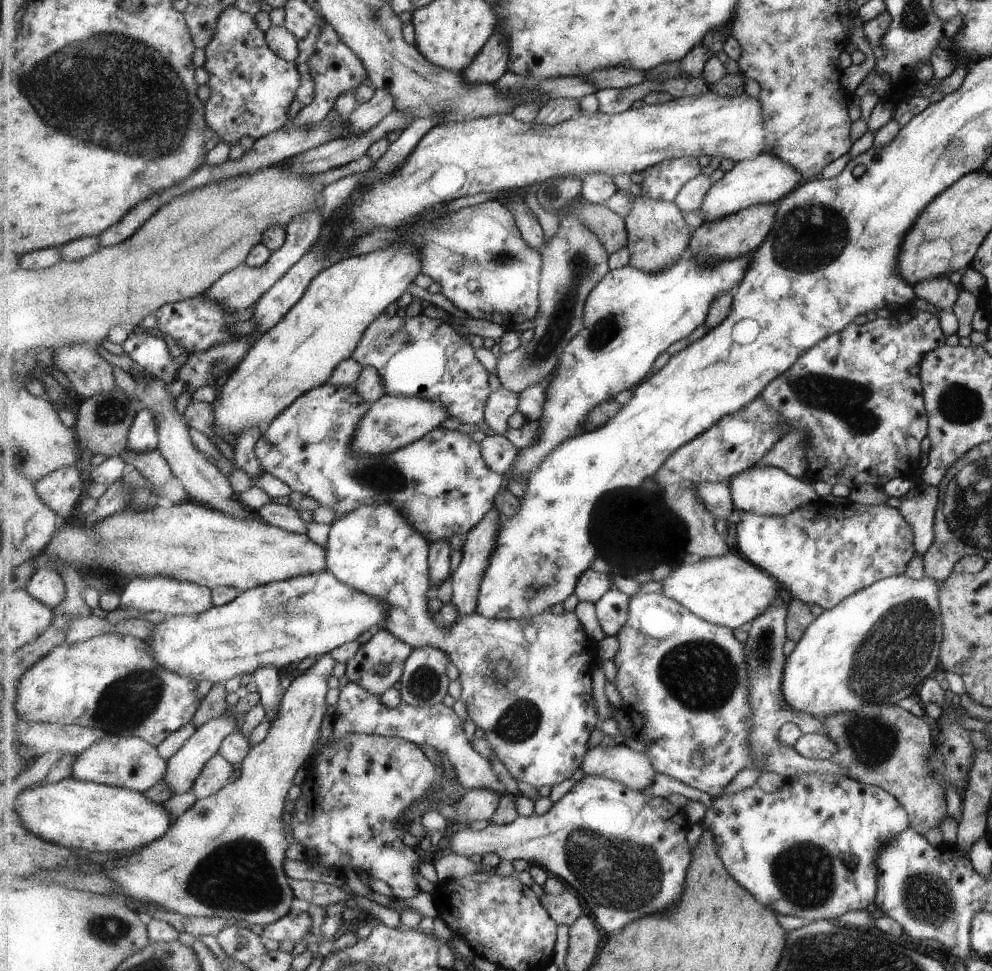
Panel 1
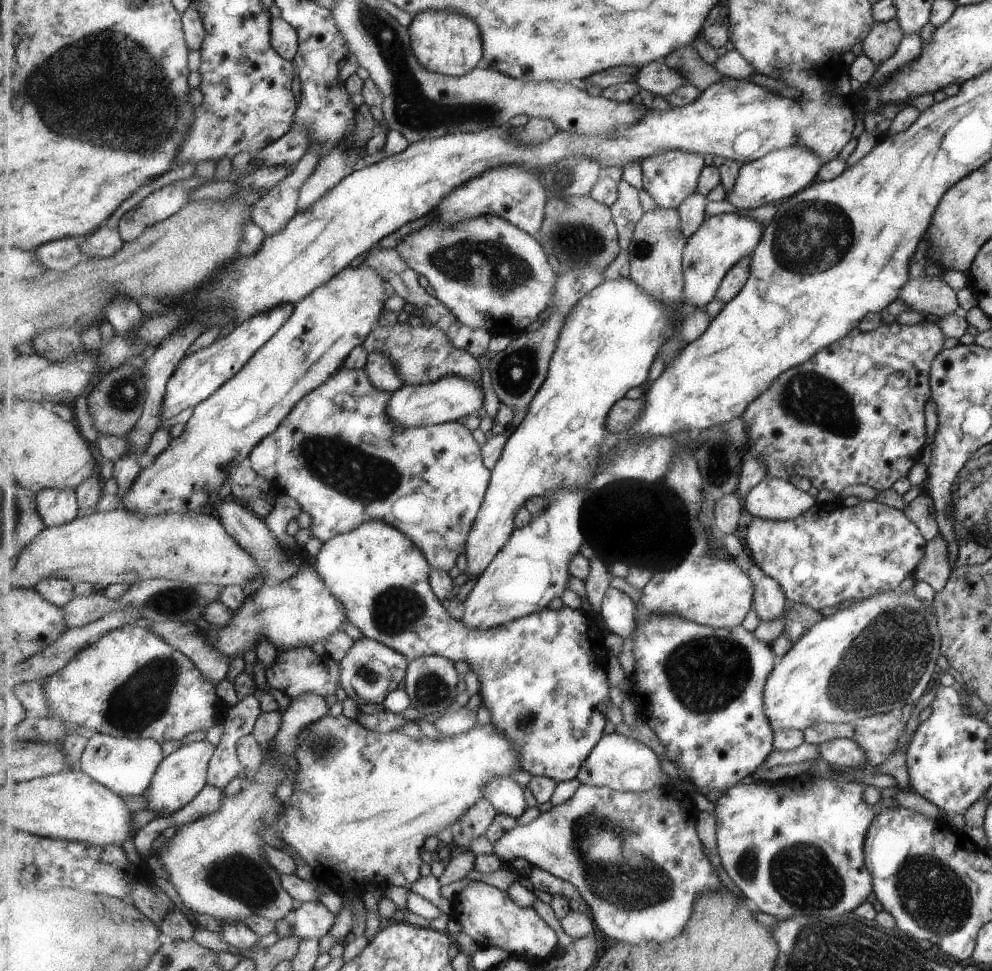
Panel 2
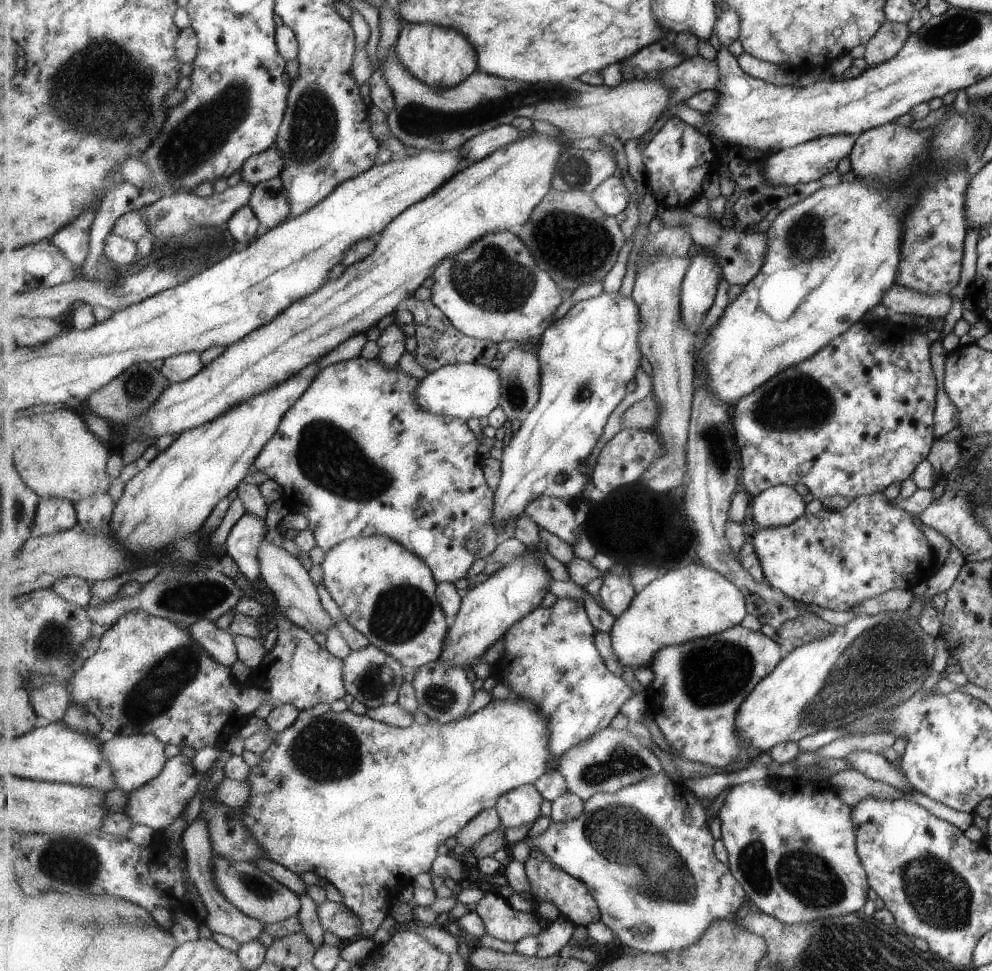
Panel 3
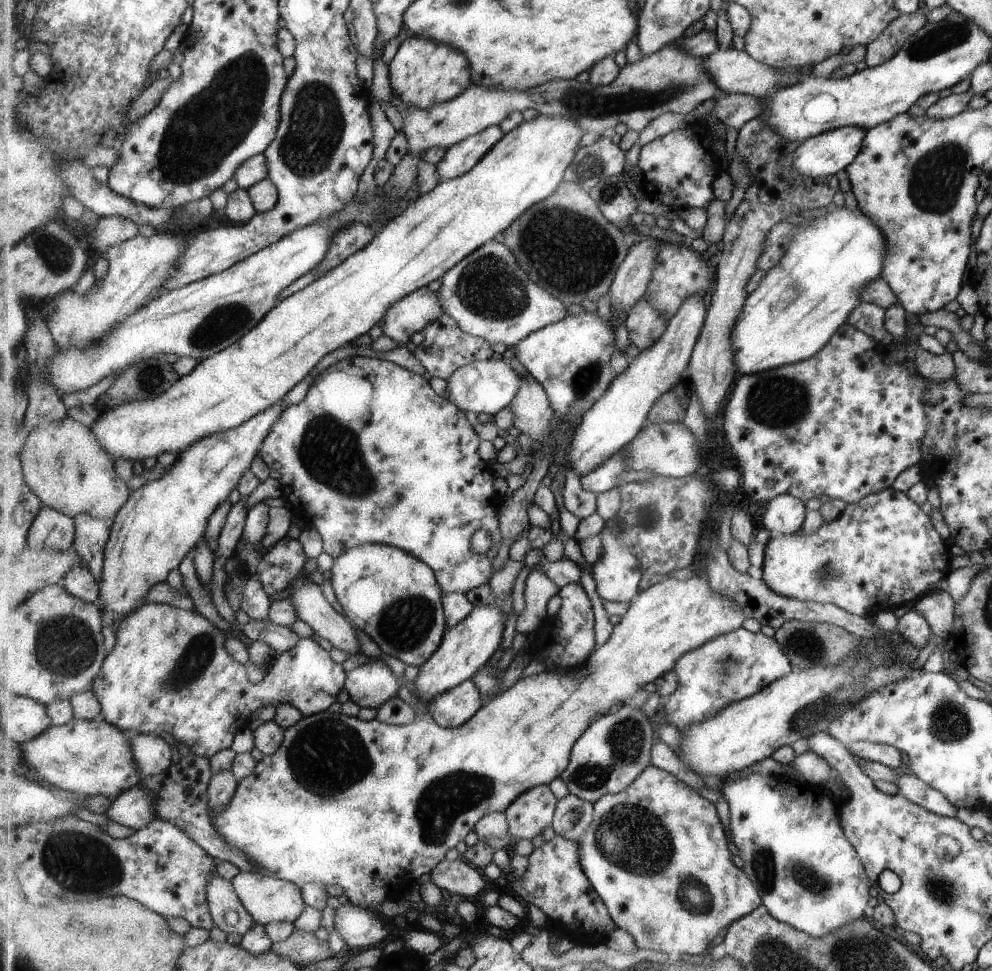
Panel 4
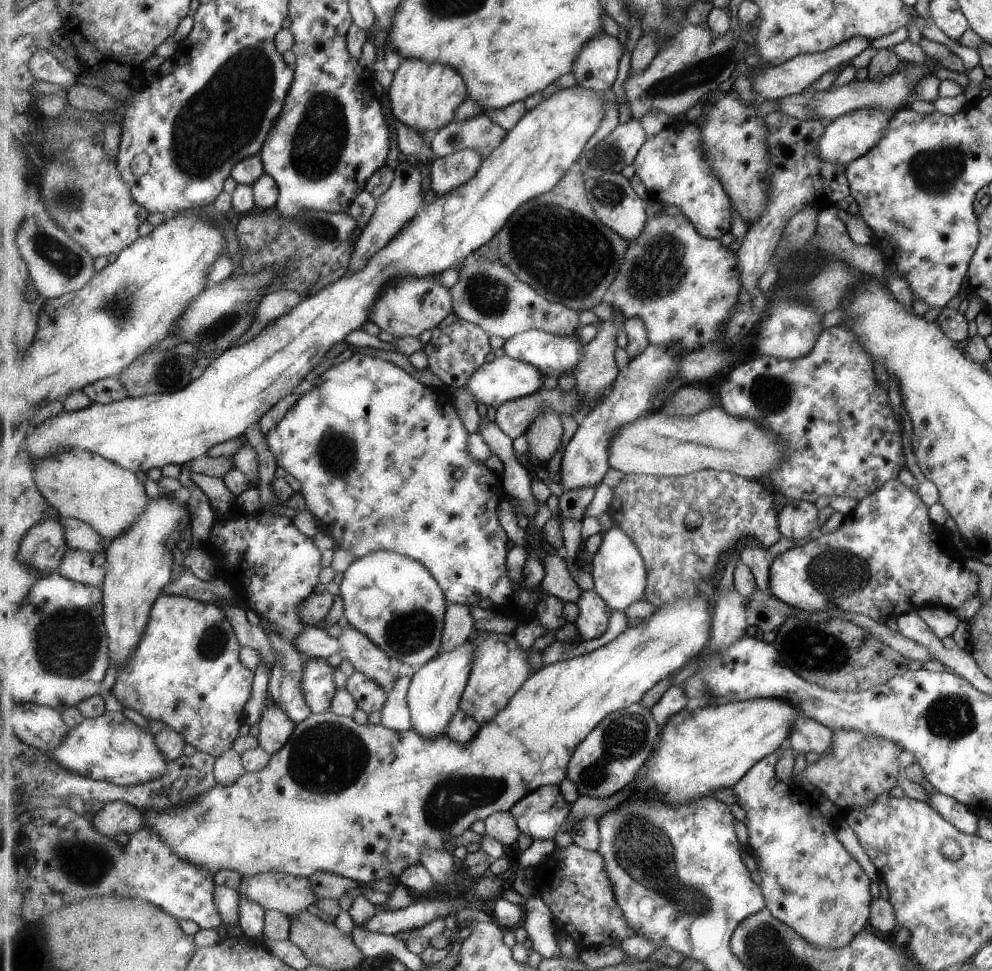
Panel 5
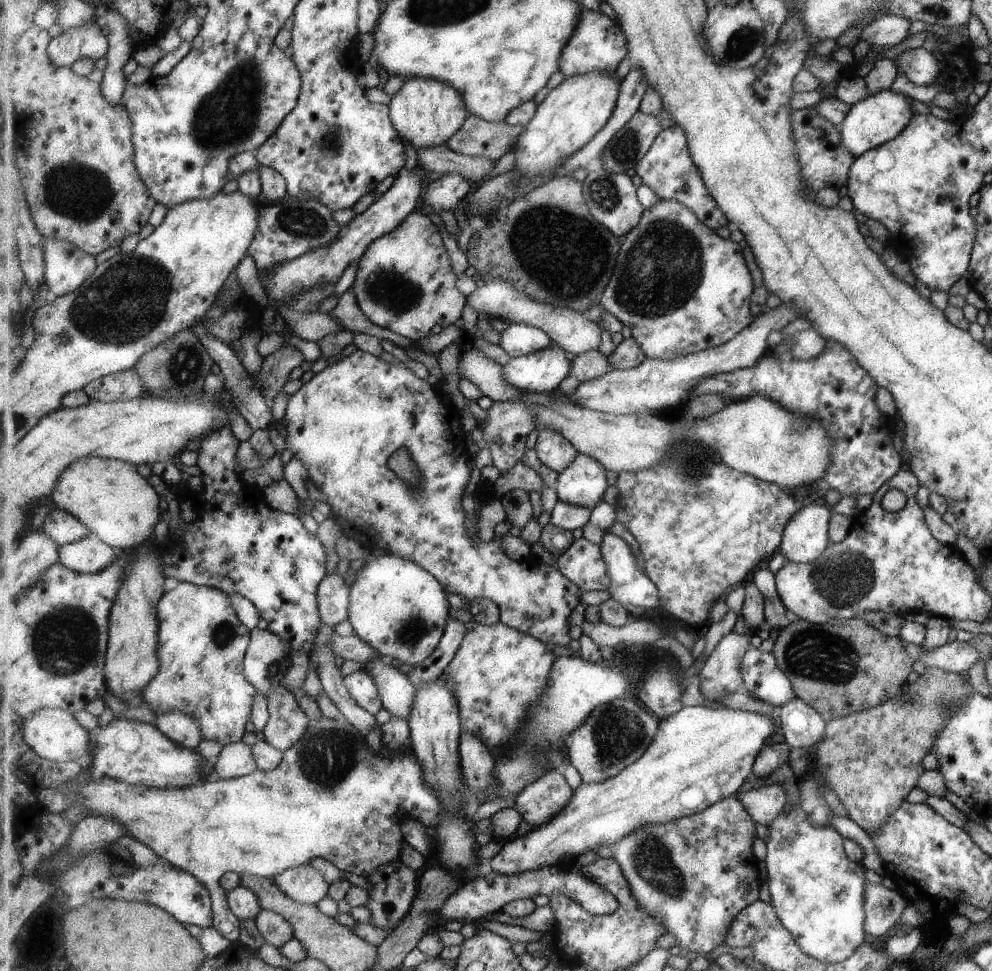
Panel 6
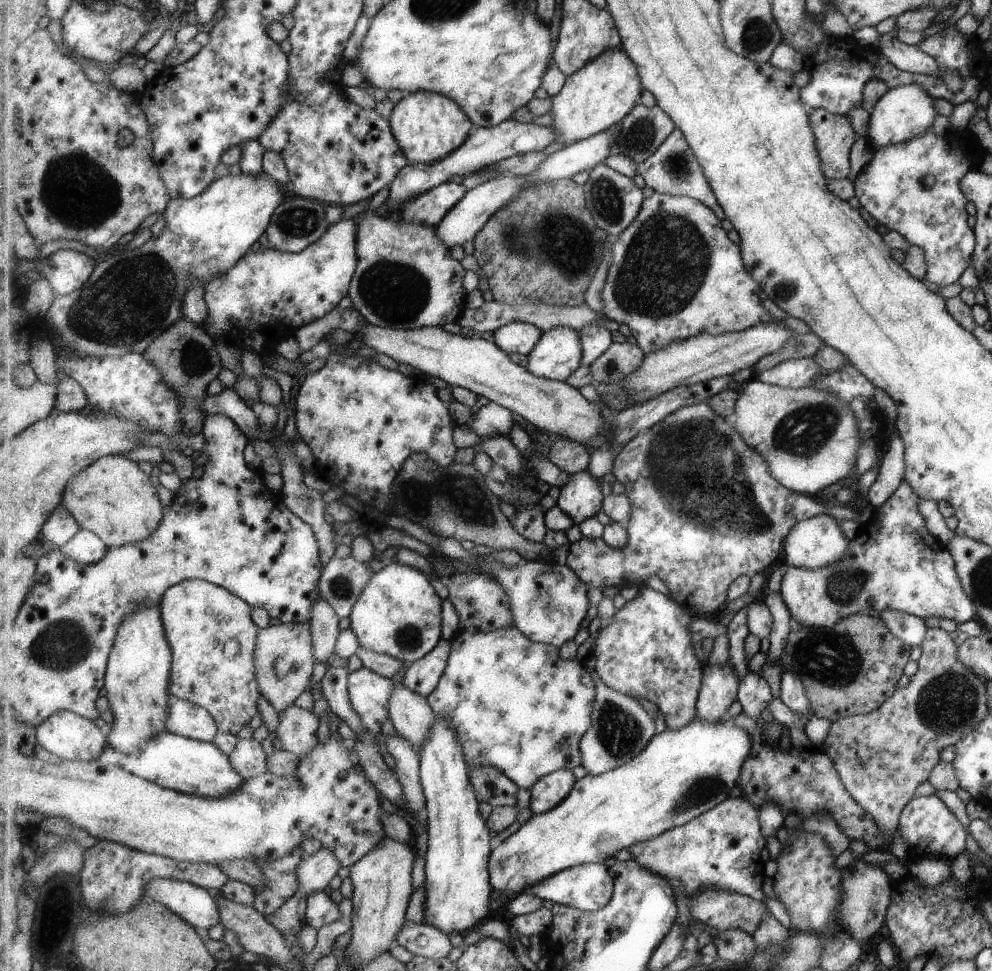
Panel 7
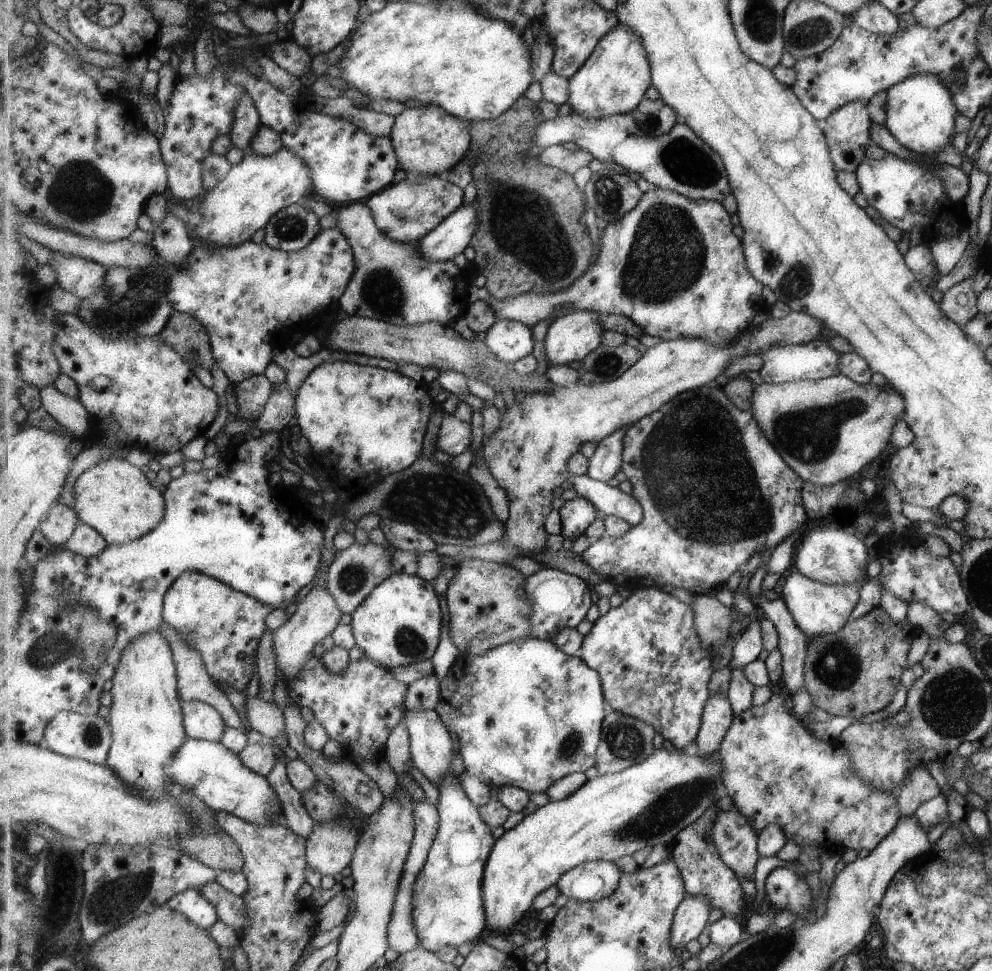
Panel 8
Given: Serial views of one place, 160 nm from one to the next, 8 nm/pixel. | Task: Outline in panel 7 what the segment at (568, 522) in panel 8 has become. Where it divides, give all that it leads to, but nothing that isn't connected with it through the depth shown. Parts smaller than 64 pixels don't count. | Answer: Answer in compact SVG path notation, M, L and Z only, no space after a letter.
M590 470L581 471L571 475L570 481L561 489L557 505L563 509L573 520L574 524L579 526L585 520L597 516L602 510L606 488L601 480L593 476Z

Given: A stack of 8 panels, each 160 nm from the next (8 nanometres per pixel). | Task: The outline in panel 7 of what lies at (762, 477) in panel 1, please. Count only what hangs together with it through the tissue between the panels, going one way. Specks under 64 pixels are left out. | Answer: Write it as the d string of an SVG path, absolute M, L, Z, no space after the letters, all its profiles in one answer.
M825 513L812 516L802 523L796 524L786 538L784 548L785 560L789 566L806 569L818 569L835 564L846 555L847 551L849 551L847 538L839 530L837 522L825 515Z

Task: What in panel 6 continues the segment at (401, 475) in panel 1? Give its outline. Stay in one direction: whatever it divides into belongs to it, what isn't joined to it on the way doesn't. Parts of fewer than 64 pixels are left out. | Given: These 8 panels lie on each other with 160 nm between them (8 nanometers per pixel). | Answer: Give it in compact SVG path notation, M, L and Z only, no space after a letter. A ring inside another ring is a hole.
M354 348L343 355L340 361L327 365L320 373L307 376L302 387L288 399L284 418L286 421L287 437L284 440L280 440L280 443L286 442L289 449L293 452L293 457L302 461L303 465L306 467L308 478L315 484L316 488L326 496L326 502L322 505L324 511L327 513L327 516L333 518L333 521L338 524L343 534L347 535L349 538L358 540L365 548L371 551L383 549L385 552L389 552L393 555L415 561L419 566L426 568L433 576L436 576L448 592L457 594L462 599L470 601L471 599L486 598L495 601L503 610L501 622L505 623L507 626L534 636L544 643L550 643L553 647L567 646L567 644L571 642L571 634L569 634L569 632L571 632L569 616L571 616L571 612L575 610L575 606L579 606L579 602L582 602L582 594L584 593L582 588L579 588L579 585L576 585L570 578L567 578L557 566L545 564L534 566L529 560L513 560L503 550L502 538L503 534L506 532L505 528L501 525L497 526L496 536L488 543L481 542L476 536L474 538L465 536L465 532L467 532L467 528L465 528L465 518L467 518L467 516L465 516L465 508L463 508L463 504L461 504L463 495L465 495L467 491L471 491L475 502L479 500L479 503L476 504L477 511L480 511L485 504L497 498L497 496L494 492L494 483L491 484L481 481L480 483L476 483L473 481L470 462L471 454L469 454L469 444L467 444L468 436L467 433L463 431L459 410L456 410L443 400L441 394L433 385L425 380L421 380L421 378L417 378L417 376L413 374L413 370L409 370L409 368L401 362L397 364L397 360L394 360L391 364L387 364L385 360L381 360L378 356L373 356L371 353L362 351L359 348ZM403 446L407 446L411 451L415 462L421 469L421 474L423 474L423 484L417 488L417 490L421 490L419 494L415 494L415 492L407 486L407 482L401 480L401 478L389 468L389 464L387 464L389 456L391 456L395 450L403 448ZM533 618L537 618L537 624L527 624L527 620L533 620Z

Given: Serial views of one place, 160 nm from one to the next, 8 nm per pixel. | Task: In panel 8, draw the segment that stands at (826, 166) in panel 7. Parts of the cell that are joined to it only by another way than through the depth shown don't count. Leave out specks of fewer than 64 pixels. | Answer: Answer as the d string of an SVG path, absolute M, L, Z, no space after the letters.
M855 99L845 103L820 123L823 136L826 137L826 144L829 146L830 159L834 163L835 172L853 173L859 162L862 162L861 158L864 157L865 146L869 145L870 137L869 113L866 109L866 102L863 99Z

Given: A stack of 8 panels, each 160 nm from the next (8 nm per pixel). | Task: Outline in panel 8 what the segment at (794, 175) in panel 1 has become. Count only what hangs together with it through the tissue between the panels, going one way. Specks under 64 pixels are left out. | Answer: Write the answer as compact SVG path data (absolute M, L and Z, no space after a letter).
M924 72L907 77L889 87L885 103L884 127L907 150L917 155L933 155L951 142L953 120L958 109L948 87L948 82L934 73Z

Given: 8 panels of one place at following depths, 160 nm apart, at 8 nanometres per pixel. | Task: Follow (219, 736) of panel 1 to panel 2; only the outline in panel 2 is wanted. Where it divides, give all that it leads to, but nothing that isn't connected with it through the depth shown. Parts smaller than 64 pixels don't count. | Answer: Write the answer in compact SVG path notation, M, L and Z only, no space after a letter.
M197 741L182 745L175 752L167 755L157 767L155 776L149 788L143 793L147 798L146 807L161 817L170 817L185 808L208 784L210 760L215 754L213 744Z

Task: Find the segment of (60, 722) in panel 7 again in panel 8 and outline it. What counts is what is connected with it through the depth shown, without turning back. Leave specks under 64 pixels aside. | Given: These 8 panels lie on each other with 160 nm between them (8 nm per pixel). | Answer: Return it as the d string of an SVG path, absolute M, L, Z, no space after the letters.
M60 712L46 728L43 745L52 751L68 757L85 759L98 765L105 765L114 742L110 721L97 715L82 715L76 712Z

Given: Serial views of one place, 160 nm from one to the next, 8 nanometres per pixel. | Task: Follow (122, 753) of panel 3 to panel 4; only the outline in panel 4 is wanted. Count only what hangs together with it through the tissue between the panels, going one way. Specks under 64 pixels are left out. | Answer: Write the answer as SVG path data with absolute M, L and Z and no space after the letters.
M131 734L136 766L143 780L167 770L173 764L173 750L169 742L153 734Z

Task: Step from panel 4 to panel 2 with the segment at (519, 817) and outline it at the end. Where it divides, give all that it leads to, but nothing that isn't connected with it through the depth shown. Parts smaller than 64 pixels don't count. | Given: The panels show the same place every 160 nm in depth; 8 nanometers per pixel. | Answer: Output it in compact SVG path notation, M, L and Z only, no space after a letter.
M497 777L483 787L483 797L495 805L501 815L518 819L528 808L525 788L513 778Z

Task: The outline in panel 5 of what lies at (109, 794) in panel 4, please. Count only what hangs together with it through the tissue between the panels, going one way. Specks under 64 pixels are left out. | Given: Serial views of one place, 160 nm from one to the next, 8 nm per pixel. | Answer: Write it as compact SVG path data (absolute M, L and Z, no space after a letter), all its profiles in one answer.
M121 711L84 719L70 730L60 747L49 752L49 756L69 772L117 786L135 786L161 778L168 764L155 744L155 735L139 728Z

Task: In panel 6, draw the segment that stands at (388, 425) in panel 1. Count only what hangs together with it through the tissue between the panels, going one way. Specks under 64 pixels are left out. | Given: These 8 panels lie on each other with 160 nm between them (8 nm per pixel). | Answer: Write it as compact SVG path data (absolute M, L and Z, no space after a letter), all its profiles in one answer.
M555 342L545 350L513 357L504 365L504 377L514 387L534 392L553 393L570 376L573 360Z

